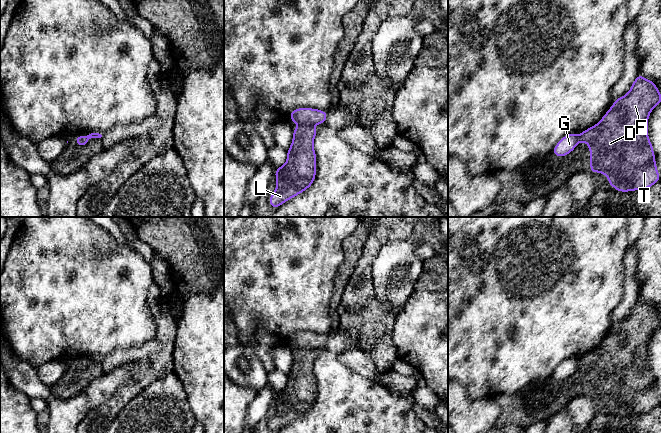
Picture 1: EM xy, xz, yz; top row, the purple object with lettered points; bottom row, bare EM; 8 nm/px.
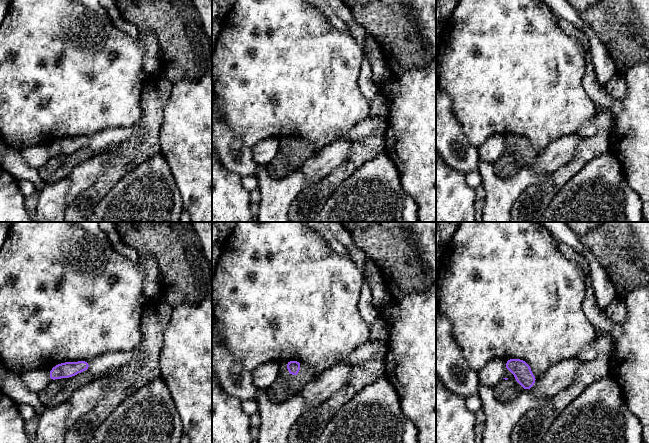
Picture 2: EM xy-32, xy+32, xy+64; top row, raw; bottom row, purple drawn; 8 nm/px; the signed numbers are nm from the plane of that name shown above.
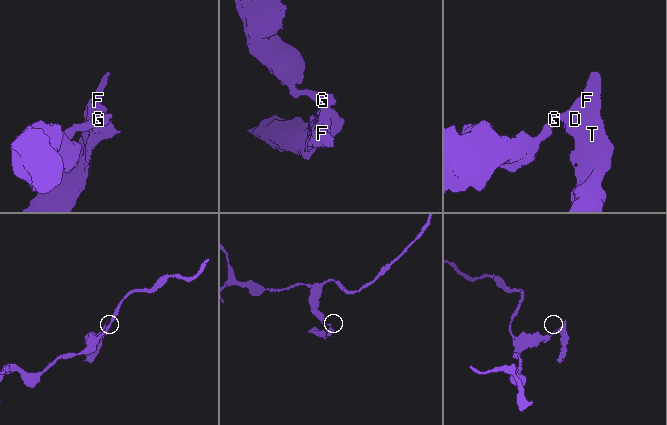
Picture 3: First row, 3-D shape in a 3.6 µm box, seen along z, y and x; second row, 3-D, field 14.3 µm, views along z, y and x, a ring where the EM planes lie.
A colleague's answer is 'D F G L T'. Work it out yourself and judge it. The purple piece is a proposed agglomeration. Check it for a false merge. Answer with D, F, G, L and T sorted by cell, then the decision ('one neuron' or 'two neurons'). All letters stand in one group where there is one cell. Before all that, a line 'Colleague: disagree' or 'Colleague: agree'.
Colleague: disagree
D F L T / G; two neurons

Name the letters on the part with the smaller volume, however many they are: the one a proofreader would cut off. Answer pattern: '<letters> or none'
D, F, L, T

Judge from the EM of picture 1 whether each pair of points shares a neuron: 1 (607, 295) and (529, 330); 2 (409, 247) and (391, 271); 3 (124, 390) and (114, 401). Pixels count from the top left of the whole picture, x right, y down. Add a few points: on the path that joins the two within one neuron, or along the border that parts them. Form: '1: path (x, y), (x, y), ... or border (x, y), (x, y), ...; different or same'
1: path (588, 295), (564, 295), (548, 311); same
2: path (403, 253), (397, 261), (397, 265); same
3: path (122, 393), (117, 398); same

